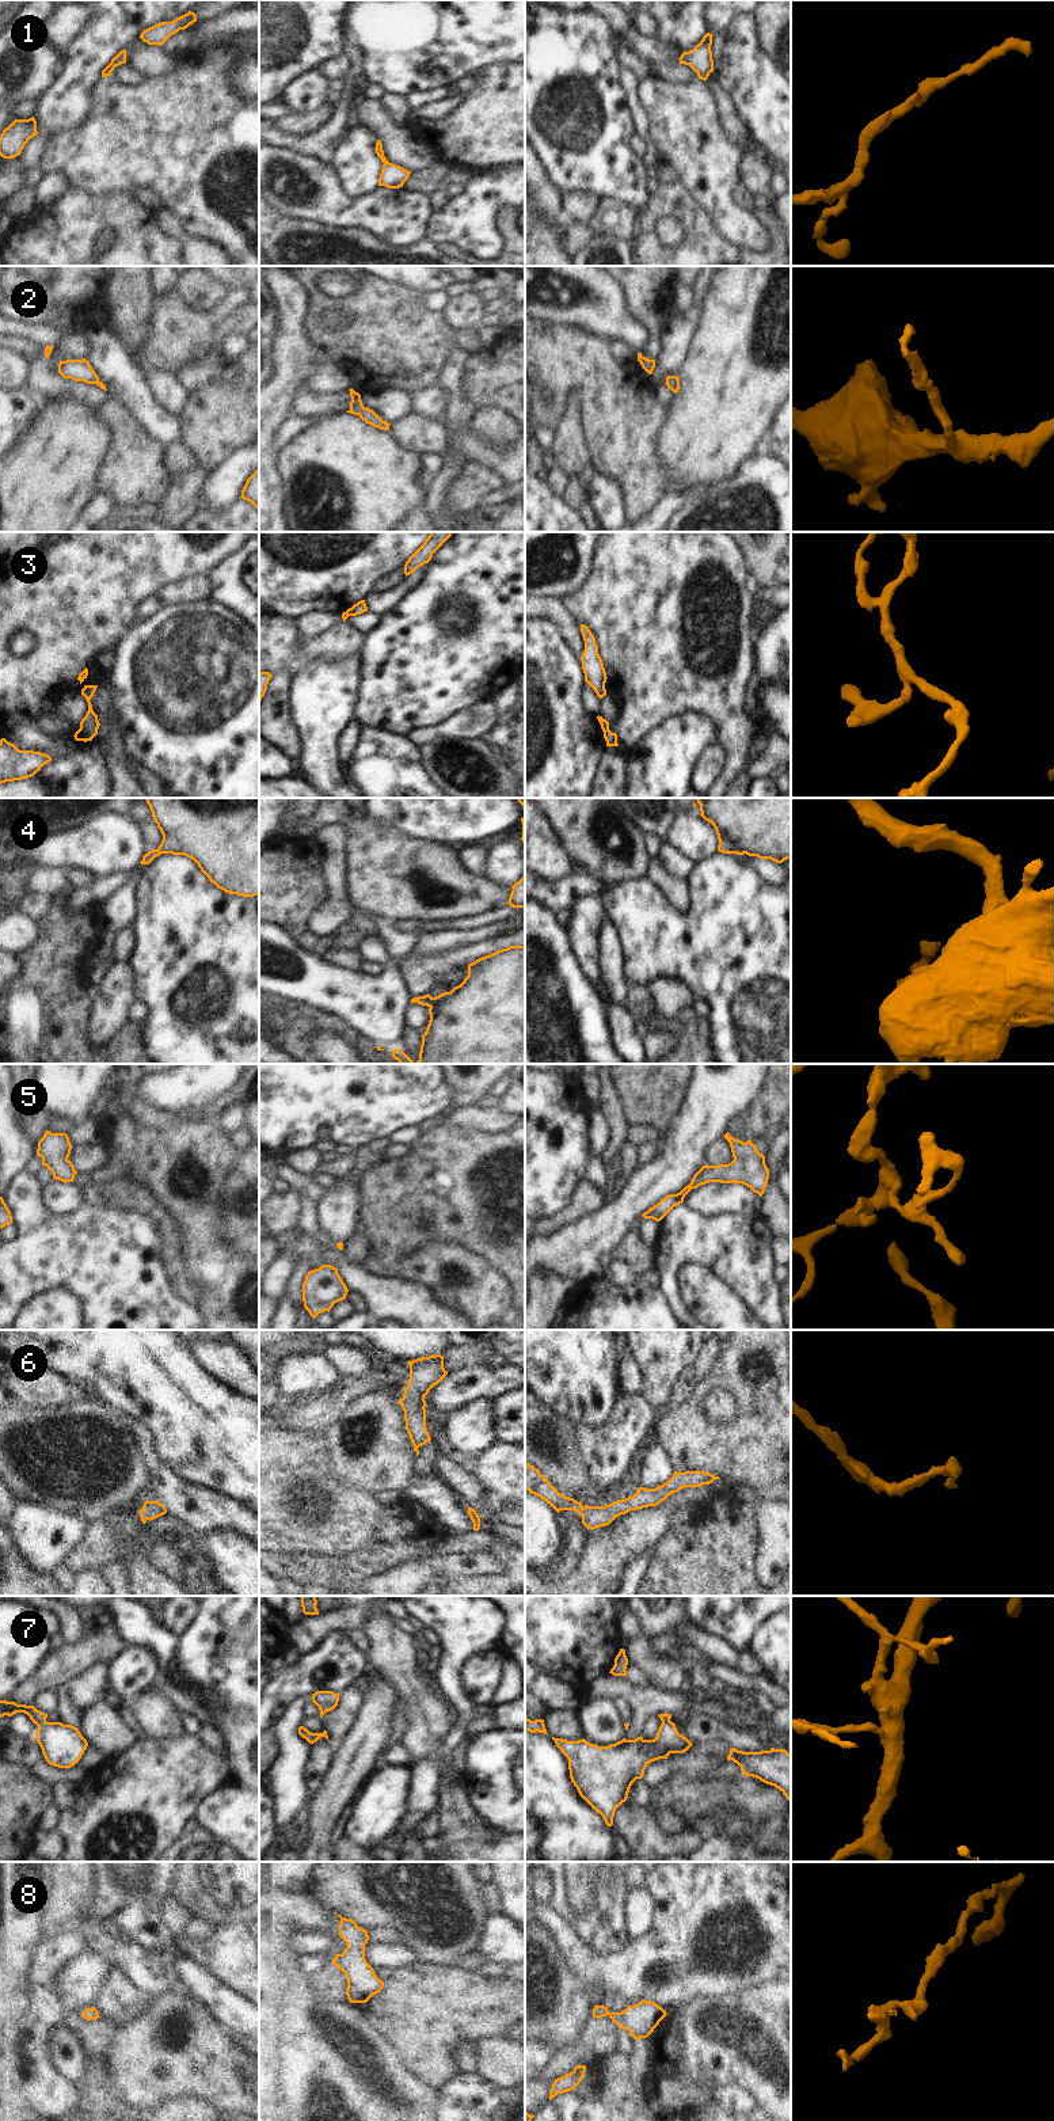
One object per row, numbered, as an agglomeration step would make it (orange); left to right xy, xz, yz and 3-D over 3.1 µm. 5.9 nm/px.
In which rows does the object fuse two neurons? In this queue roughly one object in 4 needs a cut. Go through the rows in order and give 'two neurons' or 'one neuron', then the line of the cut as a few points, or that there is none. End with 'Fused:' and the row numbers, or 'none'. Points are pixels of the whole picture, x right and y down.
1: one neuron | no cut
2: one neuron | no cut
3: two neurons | xy (80, 728), (88, 740)
4: one neuron | no cut
5: one neuron | no cut
6: one neuron | no cut
7: one neuron | no cut
8: one neuron | no cut
Fused: 3

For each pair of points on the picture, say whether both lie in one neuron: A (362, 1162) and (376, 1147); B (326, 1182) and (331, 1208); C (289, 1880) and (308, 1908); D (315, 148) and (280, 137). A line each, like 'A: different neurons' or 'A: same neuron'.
A: same neuron
B: different neurons
C: different neurons
D: same neuron

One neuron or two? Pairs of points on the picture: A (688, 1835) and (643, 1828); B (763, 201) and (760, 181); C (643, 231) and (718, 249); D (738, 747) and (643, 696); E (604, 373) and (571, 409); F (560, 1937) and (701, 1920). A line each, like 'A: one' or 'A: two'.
A: one
B: two
C: one
D: one
E: two
F: one

